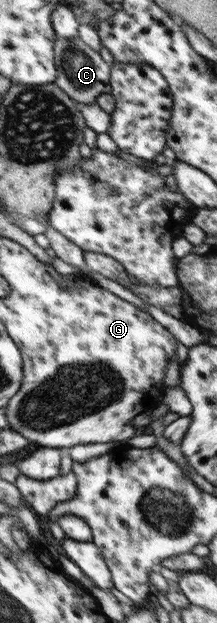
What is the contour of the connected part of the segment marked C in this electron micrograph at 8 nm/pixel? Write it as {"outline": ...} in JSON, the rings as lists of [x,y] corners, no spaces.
{"outline":[[[78,36],[69,39],[56,37],[54,65],[57,69],[57,78],[54,78],[54,83],[75,102],[93,104],[100,94],[110,92],[111,65],[103,60],[99,51],[87,46]]]}

